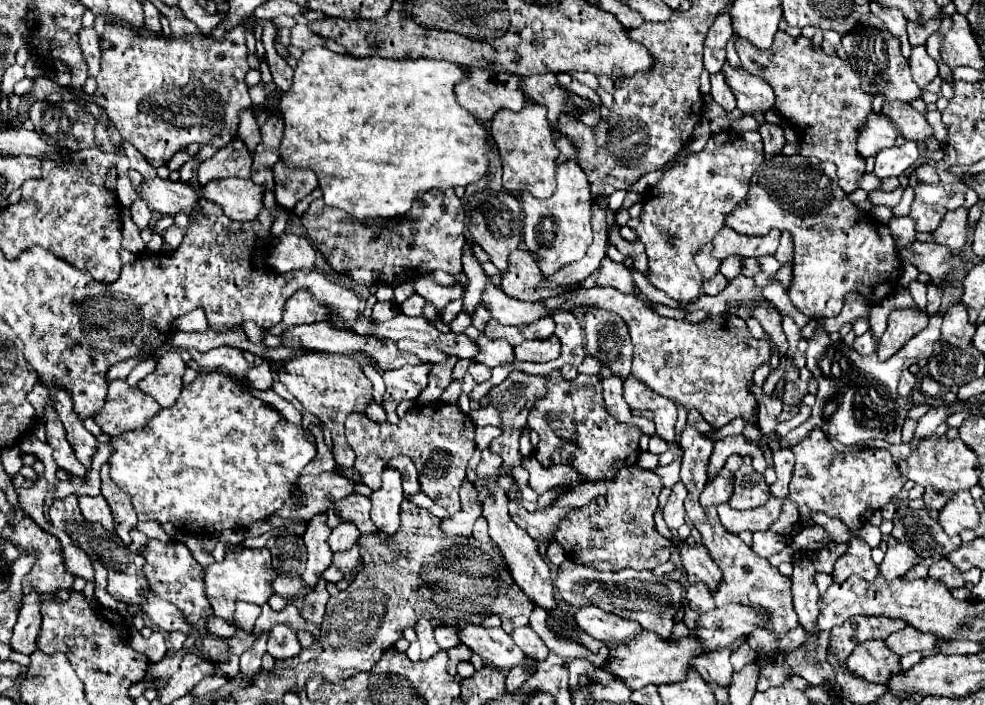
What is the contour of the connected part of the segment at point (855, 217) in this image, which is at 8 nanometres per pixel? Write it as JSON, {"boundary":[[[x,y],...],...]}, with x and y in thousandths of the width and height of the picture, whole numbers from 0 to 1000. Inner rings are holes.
{"boundary":[[[789,220],[787,226],[777,226],[762,254],[758,282],[754,282],[754,288],[750,288],[750,294],[742,299],[742,305],[738,305],[736,319],[754,333],[779,333],[785,322],[805,330],[805,396],[799,418],[807,438],[811,438],[821,452],[850,450],[858,430],[856,421],[862,413],[872,413],[880,427],[894,427],[903,416],[907,416],[911,404],[915,370],[911,365],[911,350],[903,325],[894,316],[890,316],[888,322],[886,311],[882,311],[880,302],[868,296],[868,291],[860,282],[860,274],[850,262],[848,234],[840,228],[813,220]]]}

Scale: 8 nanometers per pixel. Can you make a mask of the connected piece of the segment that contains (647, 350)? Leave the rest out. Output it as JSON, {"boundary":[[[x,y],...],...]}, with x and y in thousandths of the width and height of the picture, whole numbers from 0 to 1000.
{"boundary":[[[622,407],[588,410],[553,427],[555,438],[565,441],[580,441],[590,433],[606,433],[635,452],[645,489],[643,532],[665,557],[687,569],[697,583],[710,583],[724,609],[732,609],[748,591],[760,600],[766,589],[769,572],[760,557],[760,546],[764,543],[764,526],[775,512],[781,512],[783,489],[775,481],[766,481],[754,452],[736,444],[718,450],[706,461],[699,455],[685,455],[655,435],[645,416],[632,418]]]}

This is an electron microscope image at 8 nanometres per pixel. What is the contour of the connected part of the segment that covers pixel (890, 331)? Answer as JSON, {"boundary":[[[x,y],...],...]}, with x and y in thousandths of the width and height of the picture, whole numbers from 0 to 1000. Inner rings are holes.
{"boundary":[[[907,438],[901,452],[901,470],[892,487],[892,509],[903,509],[909,504],[929,472],[941,464],[943,450],[937,441],[929,438]]]}

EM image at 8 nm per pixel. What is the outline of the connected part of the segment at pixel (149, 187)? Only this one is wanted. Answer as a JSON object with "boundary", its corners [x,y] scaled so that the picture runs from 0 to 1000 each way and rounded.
{"boundary":[[[147,254],[137,274],[149,285],[151,296],[157,296],[163,305],[180,305],[188,302],[192,305],[194,299],[200,299],[200,277],[198,271],[184,260],[184,257],[172,257],[172,254]]]}

